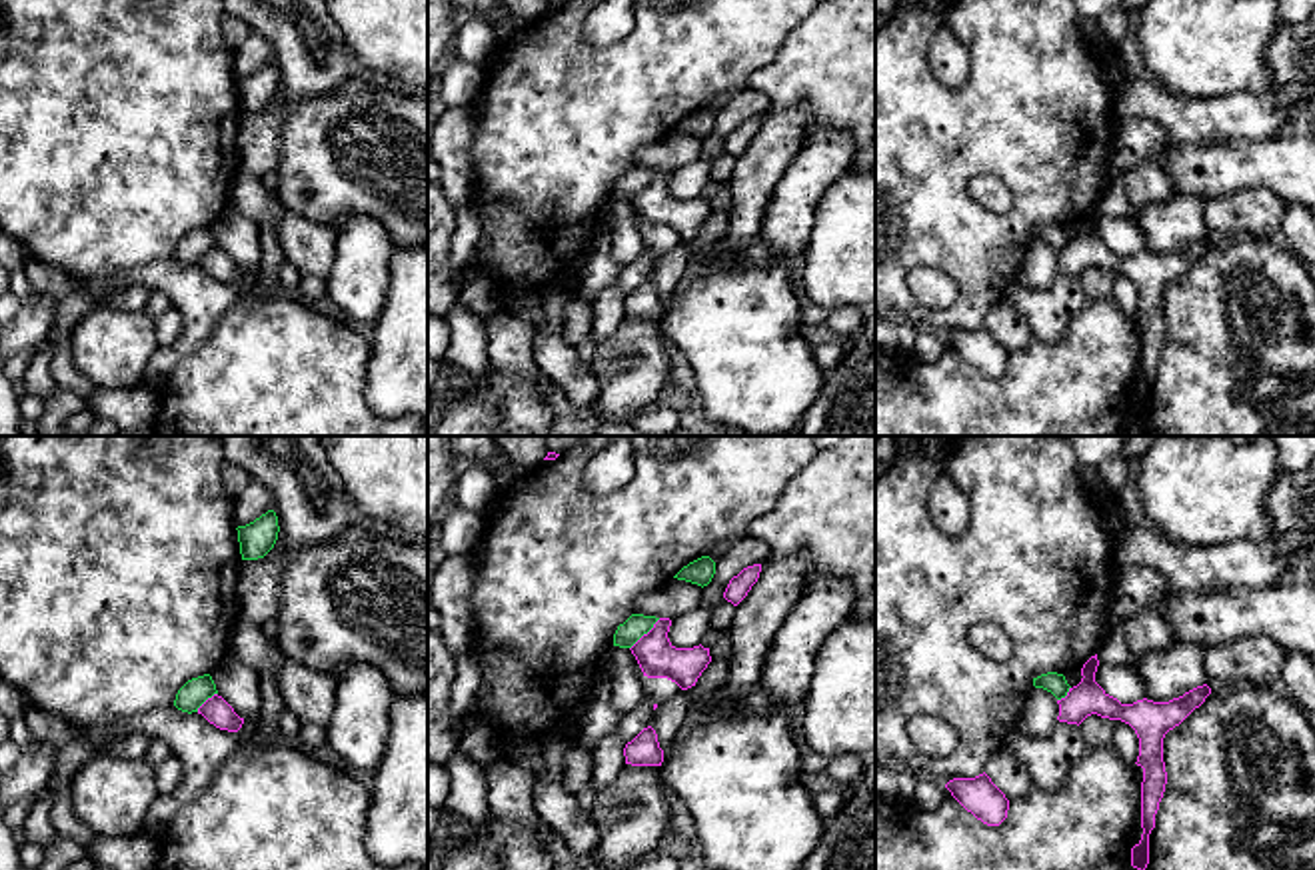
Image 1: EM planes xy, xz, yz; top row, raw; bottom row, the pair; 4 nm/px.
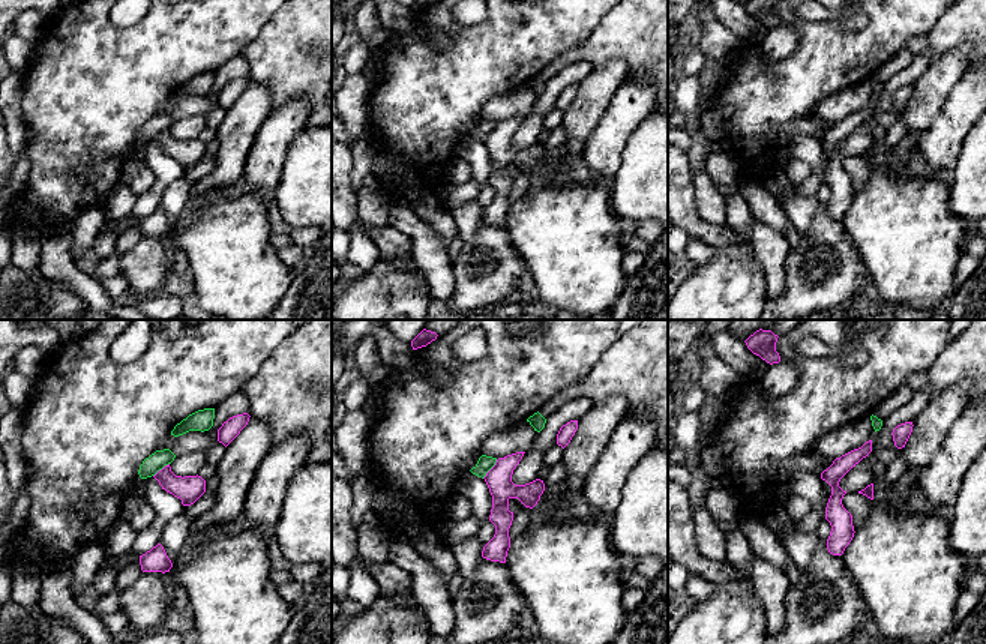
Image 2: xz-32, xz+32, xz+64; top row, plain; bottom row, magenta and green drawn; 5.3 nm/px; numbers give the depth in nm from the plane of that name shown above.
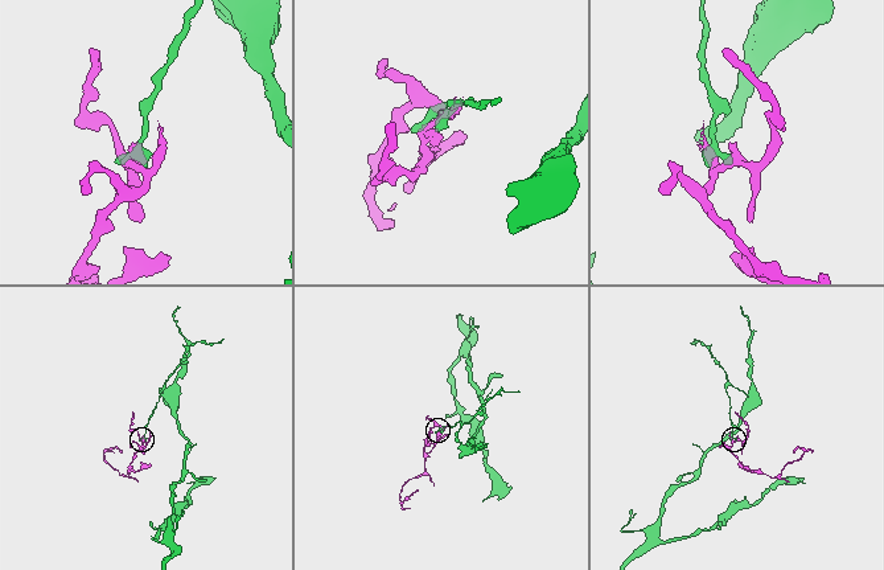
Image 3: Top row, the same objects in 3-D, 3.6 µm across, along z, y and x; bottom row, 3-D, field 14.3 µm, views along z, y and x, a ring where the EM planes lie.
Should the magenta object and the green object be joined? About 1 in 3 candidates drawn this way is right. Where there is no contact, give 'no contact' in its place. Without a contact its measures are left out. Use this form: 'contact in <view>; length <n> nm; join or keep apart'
contact in xz; length 180 nm; keep apart

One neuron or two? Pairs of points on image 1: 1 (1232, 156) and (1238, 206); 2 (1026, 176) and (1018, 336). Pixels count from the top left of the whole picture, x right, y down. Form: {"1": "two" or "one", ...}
{"1": "two", "2": "two"}

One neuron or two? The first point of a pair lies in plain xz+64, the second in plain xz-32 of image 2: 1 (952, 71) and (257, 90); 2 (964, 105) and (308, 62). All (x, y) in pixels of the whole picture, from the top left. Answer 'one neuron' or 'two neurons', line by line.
1: one neuron
2: two neurons

